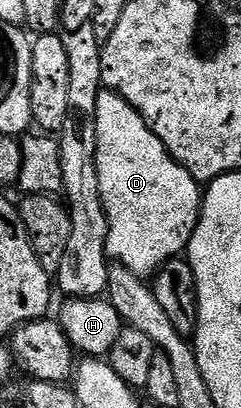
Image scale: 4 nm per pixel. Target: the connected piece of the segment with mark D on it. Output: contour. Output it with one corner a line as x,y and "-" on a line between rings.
107,89
101,90
96,110
96,164
98,165
98,189
108,222
108,254
119,266
141,277
155,276
171,259
183,256
188,243
194,237
194,229
200,220
202,187
158,141
146,121
120,95

